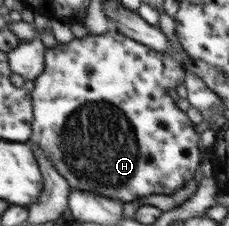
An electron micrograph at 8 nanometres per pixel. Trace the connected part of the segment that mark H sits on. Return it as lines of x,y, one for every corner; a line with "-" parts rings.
112,29
99,36
90,34
84,38
74,38
68,44
57,43
54,48
46,48
44,62
45,70
34,81
35,86
30,93
33,122
29,138
33,141
33,145
41,147
43,155
52,162
57,172
68,180
70,190
84,190
107,198
133,202
133,200
142,200
151,194
173,195
193,178
195,170
202,164
201,149
203,150
204,147
201,145
200,134
195,131
196,124
191,122
186,113
181,111
167,94
170,88
176,88
180,83
185,82
186,70
179,62
174,61
167,53
149,50
147,46

